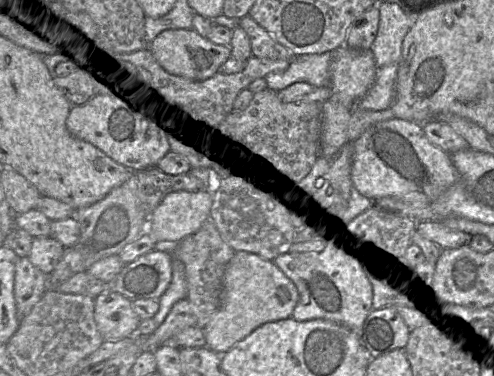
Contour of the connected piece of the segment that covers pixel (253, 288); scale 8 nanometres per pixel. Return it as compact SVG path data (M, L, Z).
M236 251L225 268L219 307L204 328L206 347L224 354L256 328L292 316L300 295L296 285L271 261Z

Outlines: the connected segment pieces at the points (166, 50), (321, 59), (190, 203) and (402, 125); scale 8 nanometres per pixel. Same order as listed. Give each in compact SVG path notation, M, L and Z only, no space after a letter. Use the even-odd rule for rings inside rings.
M193 29L164 31L149 44L149 50L167 72L195 81L212 77L232 57L229 46L216 45Z
M327 51L295 55L286 70L266 75L268 88L279 92L296 82L315 86L330 85L332 54L332 51Z
M207 189L196 192L177 191L169 193L149 216L147 232L156 240L157 250L166 250L168 243L178 243L196 233L210 216L213 194Z
M393 118L369 126L353 142L351 180L353 186L364 196L376 200L393 196L405 201L432 201L460 178L450 154L433 145L425 135L422 124Z

